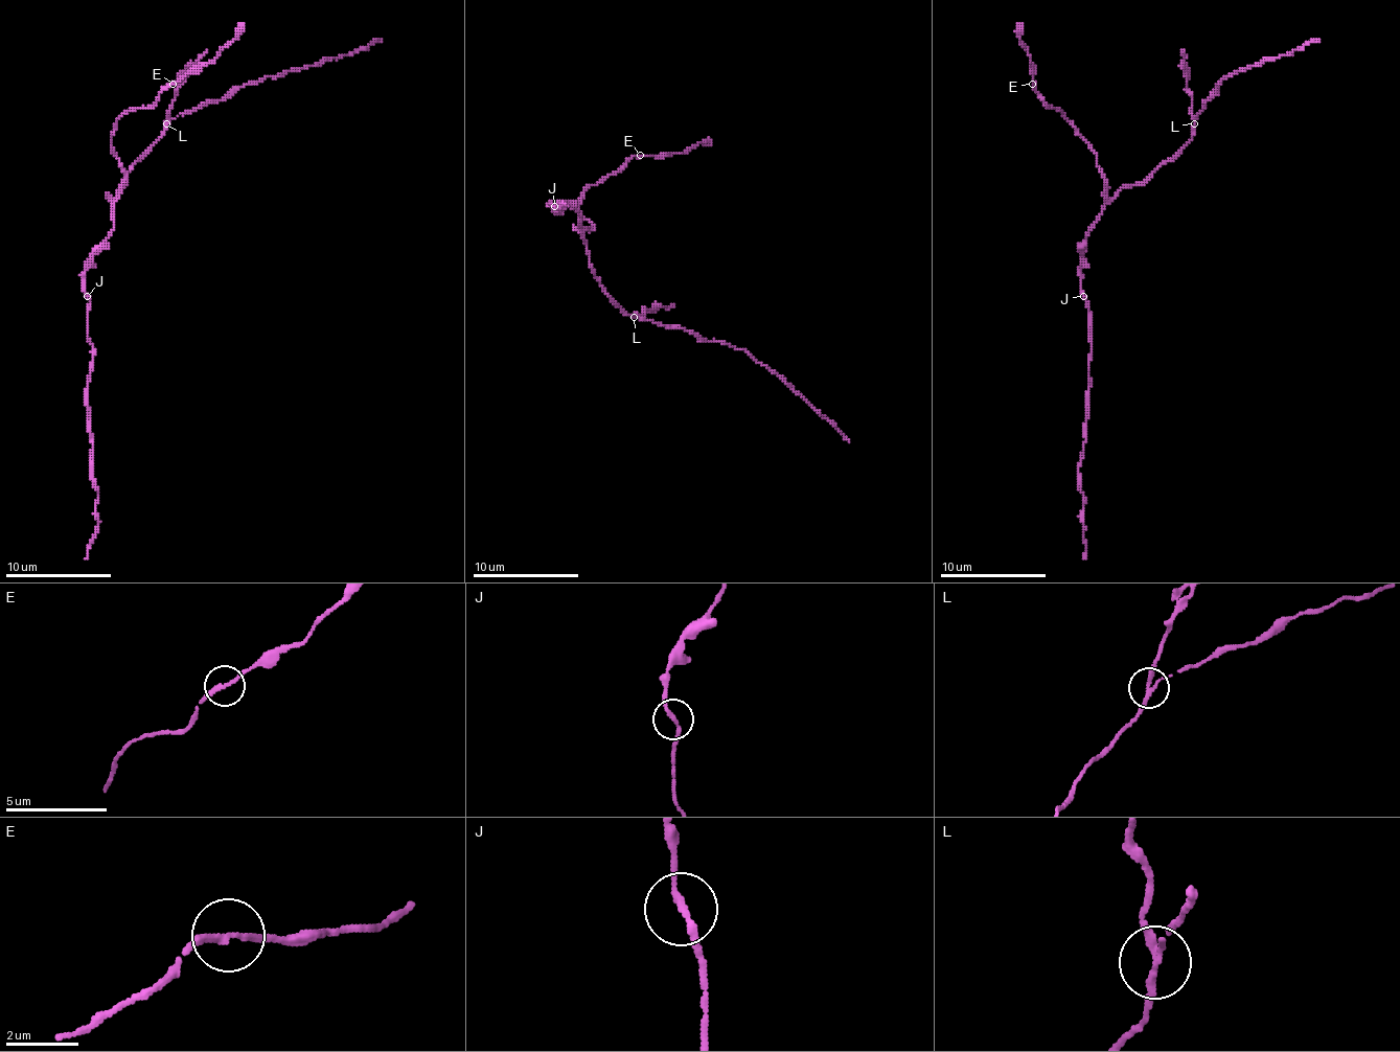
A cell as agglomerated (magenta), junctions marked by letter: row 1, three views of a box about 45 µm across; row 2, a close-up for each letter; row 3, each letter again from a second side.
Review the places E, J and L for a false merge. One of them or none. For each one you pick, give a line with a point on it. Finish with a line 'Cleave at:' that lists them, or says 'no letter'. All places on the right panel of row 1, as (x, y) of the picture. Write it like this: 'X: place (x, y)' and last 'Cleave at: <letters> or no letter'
L: place (1194, 123)
Cleave at: L

